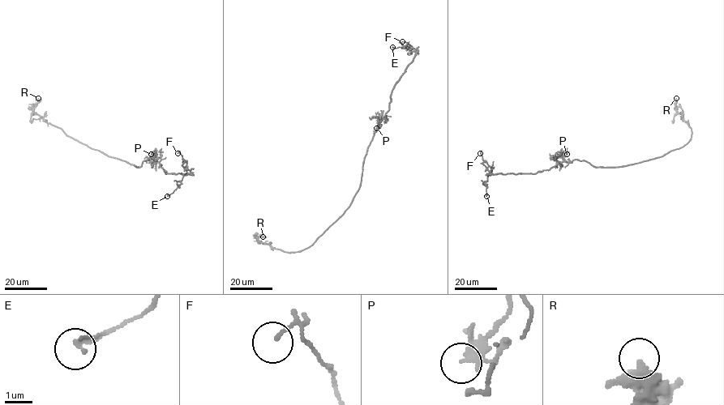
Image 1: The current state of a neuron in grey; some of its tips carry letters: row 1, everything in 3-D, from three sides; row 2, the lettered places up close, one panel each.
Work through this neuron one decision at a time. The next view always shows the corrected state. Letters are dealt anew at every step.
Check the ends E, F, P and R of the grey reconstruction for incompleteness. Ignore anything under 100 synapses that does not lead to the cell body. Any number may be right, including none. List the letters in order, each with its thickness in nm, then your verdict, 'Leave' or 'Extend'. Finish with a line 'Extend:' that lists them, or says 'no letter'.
E: Thickness 120 nm. Leave
F: Thickness 70 nm. Leave
P: Thickness 120 nm. Leave
R: Thickness 320 nm. Leave
Extend: no letter

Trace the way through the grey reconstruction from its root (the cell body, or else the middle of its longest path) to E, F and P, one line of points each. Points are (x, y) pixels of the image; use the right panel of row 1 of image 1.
E: (613, 167), (594, 167), (584, 160), (573, 159), (558, 162), (535, 173), (490, 174), (485, 183), (486, 196)
F: (613, 167), (594, 167), (584, 160), (573, 159), (558, 162), (535, 173), (491, 174), (491, 168), (480, 153)
P: (613, 167), (594, 167), (579, 159), (567, 162), (562, 154), (566, 148), (567, 154)

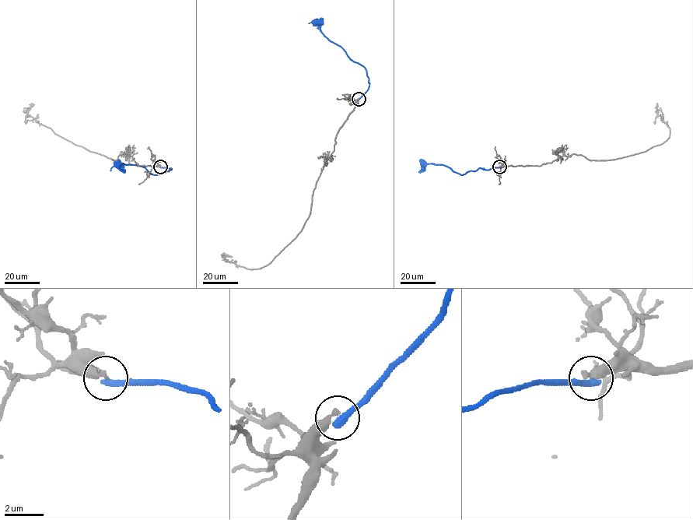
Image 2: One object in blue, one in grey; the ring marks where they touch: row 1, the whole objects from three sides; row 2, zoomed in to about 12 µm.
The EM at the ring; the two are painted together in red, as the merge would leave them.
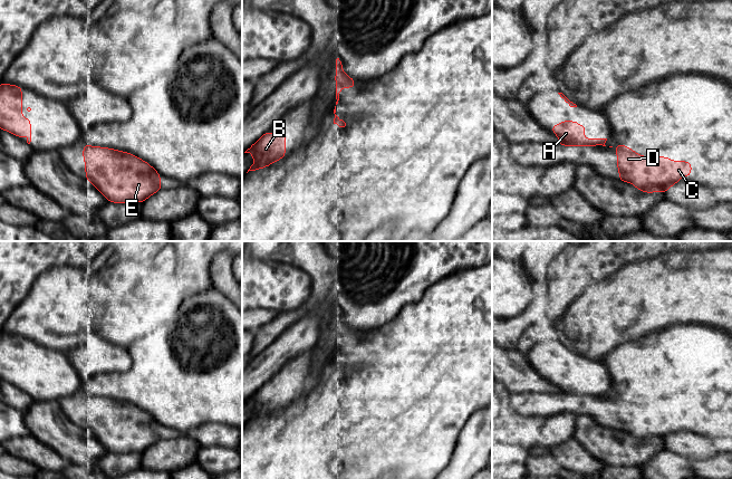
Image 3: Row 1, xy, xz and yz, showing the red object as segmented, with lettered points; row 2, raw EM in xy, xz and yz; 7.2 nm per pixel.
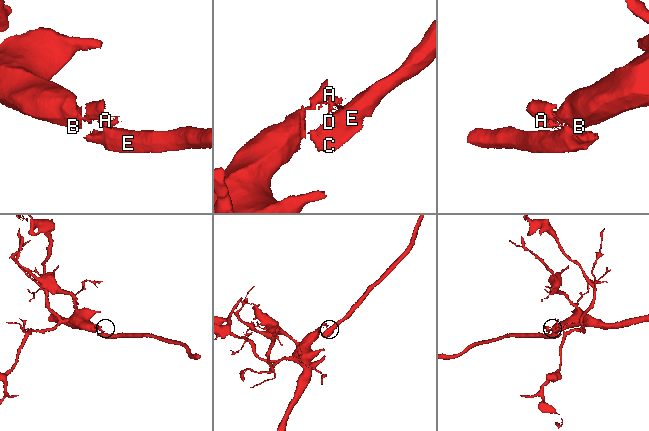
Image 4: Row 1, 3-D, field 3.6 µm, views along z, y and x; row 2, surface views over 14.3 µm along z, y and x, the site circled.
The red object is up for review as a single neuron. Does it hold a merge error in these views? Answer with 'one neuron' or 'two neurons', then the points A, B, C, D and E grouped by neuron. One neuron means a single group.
two neurons; groups A B / C D E

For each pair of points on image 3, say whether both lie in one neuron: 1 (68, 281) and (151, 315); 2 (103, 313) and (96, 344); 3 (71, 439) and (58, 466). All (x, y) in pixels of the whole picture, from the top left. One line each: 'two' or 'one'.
1: one
2: two
3: two

